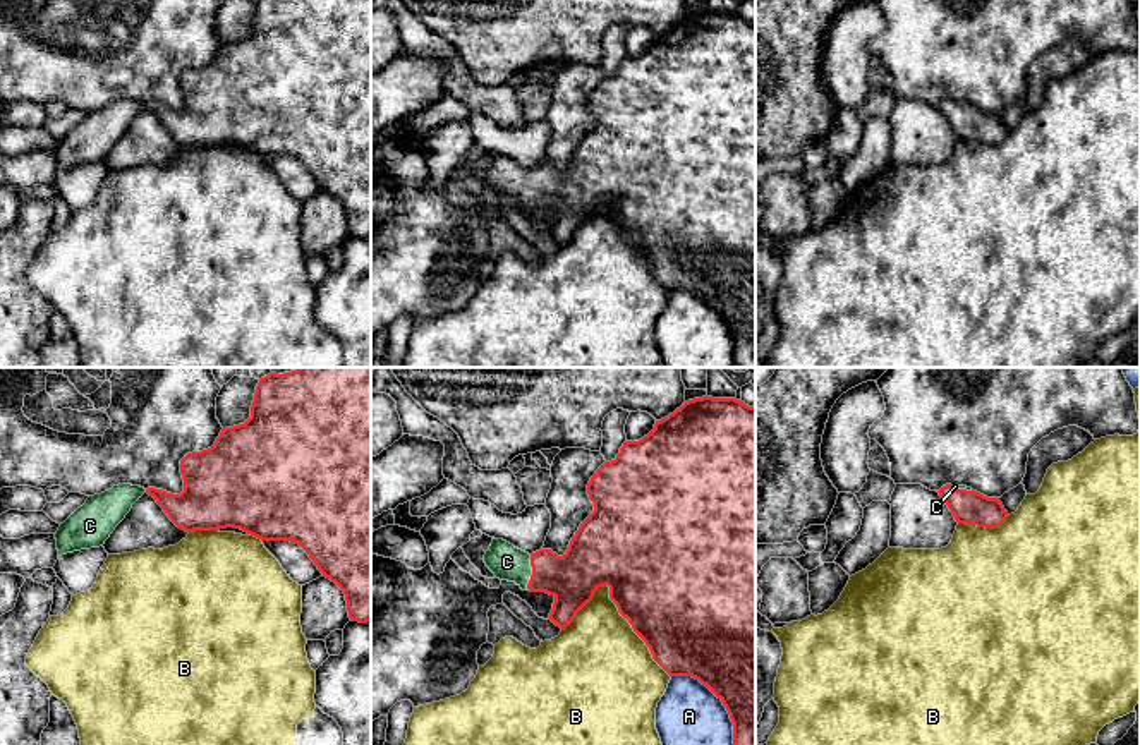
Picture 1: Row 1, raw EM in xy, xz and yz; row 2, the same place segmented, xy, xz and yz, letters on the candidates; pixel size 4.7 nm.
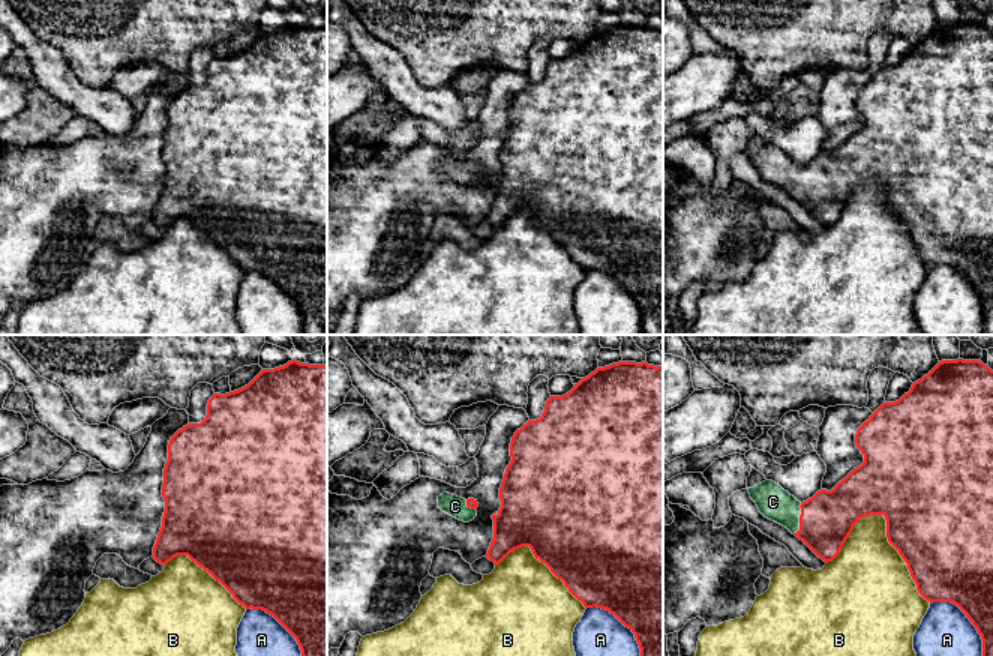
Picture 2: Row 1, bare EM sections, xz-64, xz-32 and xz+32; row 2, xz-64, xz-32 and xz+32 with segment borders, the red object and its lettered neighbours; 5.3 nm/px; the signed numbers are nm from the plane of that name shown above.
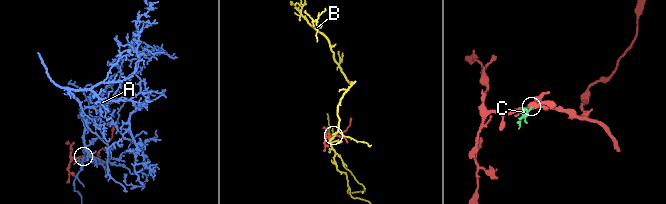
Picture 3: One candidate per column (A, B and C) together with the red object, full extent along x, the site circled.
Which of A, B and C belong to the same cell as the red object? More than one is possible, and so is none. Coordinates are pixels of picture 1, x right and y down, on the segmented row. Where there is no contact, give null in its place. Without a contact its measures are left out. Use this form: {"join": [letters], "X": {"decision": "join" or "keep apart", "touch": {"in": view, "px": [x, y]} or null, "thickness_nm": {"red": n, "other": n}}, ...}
{"join": ["C"], "A": {"decision": "keep apart", "touch": {"in": "xz", "px": [718, 697]}, "thickness_nm": {"red": 500, "other": 300}}, "B": {"decision": "keep apart", "touch": {"in": "xz", "px": [617, 606]}, "thickness_nm": {"red": 500, "other": 400}}, "C": {"decision": "join", "touch": {"in": "xz", "px": [533, 572]}, "thickness_nm": {"red": 240, "other": 160}}}

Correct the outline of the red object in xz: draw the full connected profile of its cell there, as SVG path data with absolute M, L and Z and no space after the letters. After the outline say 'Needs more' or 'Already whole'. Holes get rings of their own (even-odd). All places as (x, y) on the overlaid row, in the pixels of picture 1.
M707 395L683 402L673 414L656 421L654 429L647 436L639 441L625 441L616 458L604 462L591 477L587 494L594 503L594 512L580 524L563 556L551 549L539 549L529 554L503 539L493 537L484 554L486 566L496 578L515 582L522 591L553 596L555 603L549 620L560 628L568 627L577 613L592 601L594 592L608 585L609 599L646 642L652 659L670 676L692 676L706 685L730 714L733 745L755 745L755 407L749 407L737 398L712 398Z. Needs more

